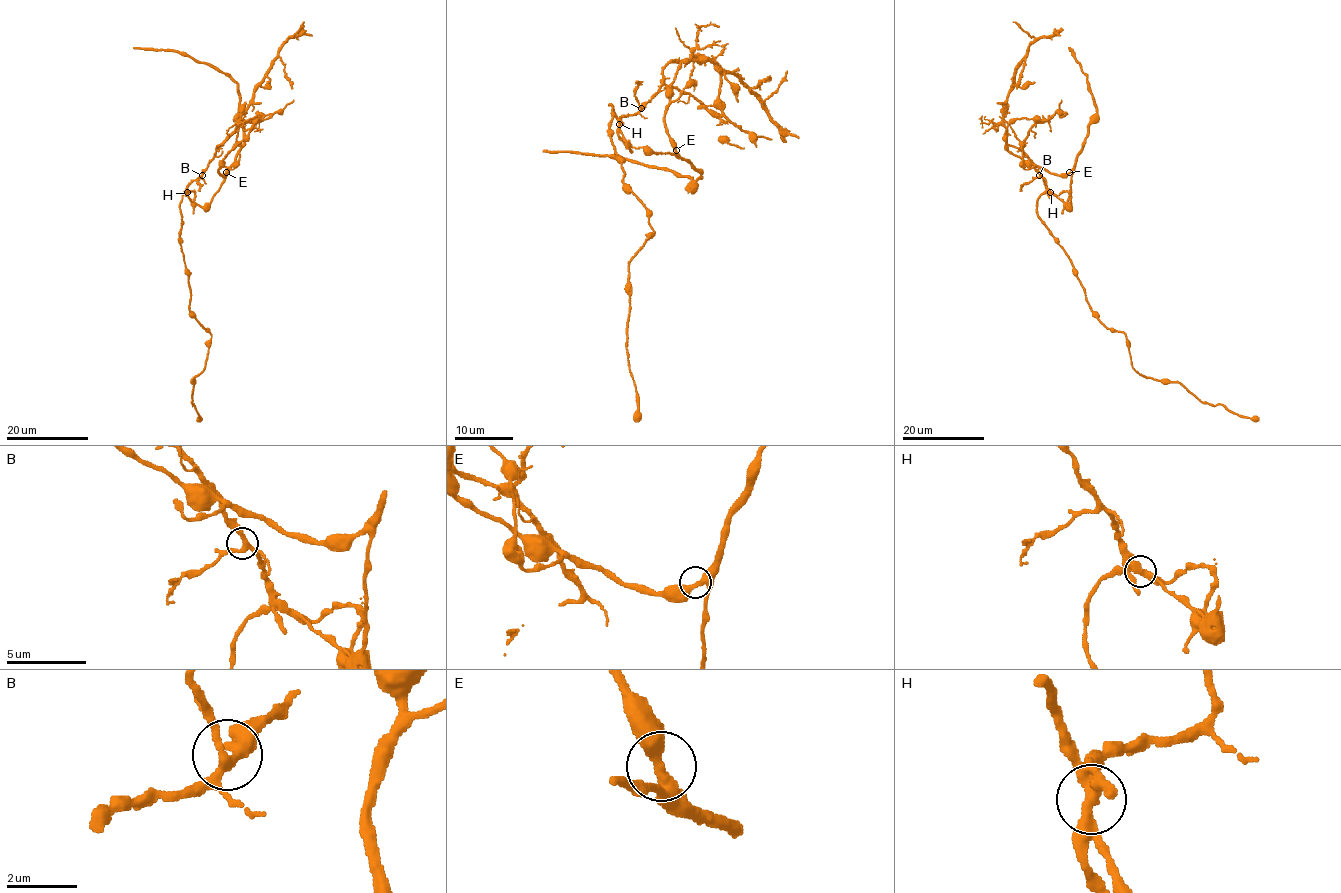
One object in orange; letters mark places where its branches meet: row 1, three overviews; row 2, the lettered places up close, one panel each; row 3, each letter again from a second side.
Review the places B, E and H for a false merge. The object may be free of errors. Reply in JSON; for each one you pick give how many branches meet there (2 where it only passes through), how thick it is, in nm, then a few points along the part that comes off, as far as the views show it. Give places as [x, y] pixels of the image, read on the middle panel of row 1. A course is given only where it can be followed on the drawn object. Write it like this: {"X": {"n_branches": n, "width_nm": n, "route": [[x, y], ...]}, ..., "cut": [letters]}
{"cut": []}

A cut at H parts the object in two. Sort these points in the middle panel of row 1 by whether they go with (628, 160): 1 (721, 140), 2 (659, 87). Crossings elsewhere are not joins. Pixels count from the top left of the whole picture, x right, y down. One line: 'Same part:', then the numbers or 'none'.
Same part: 1

